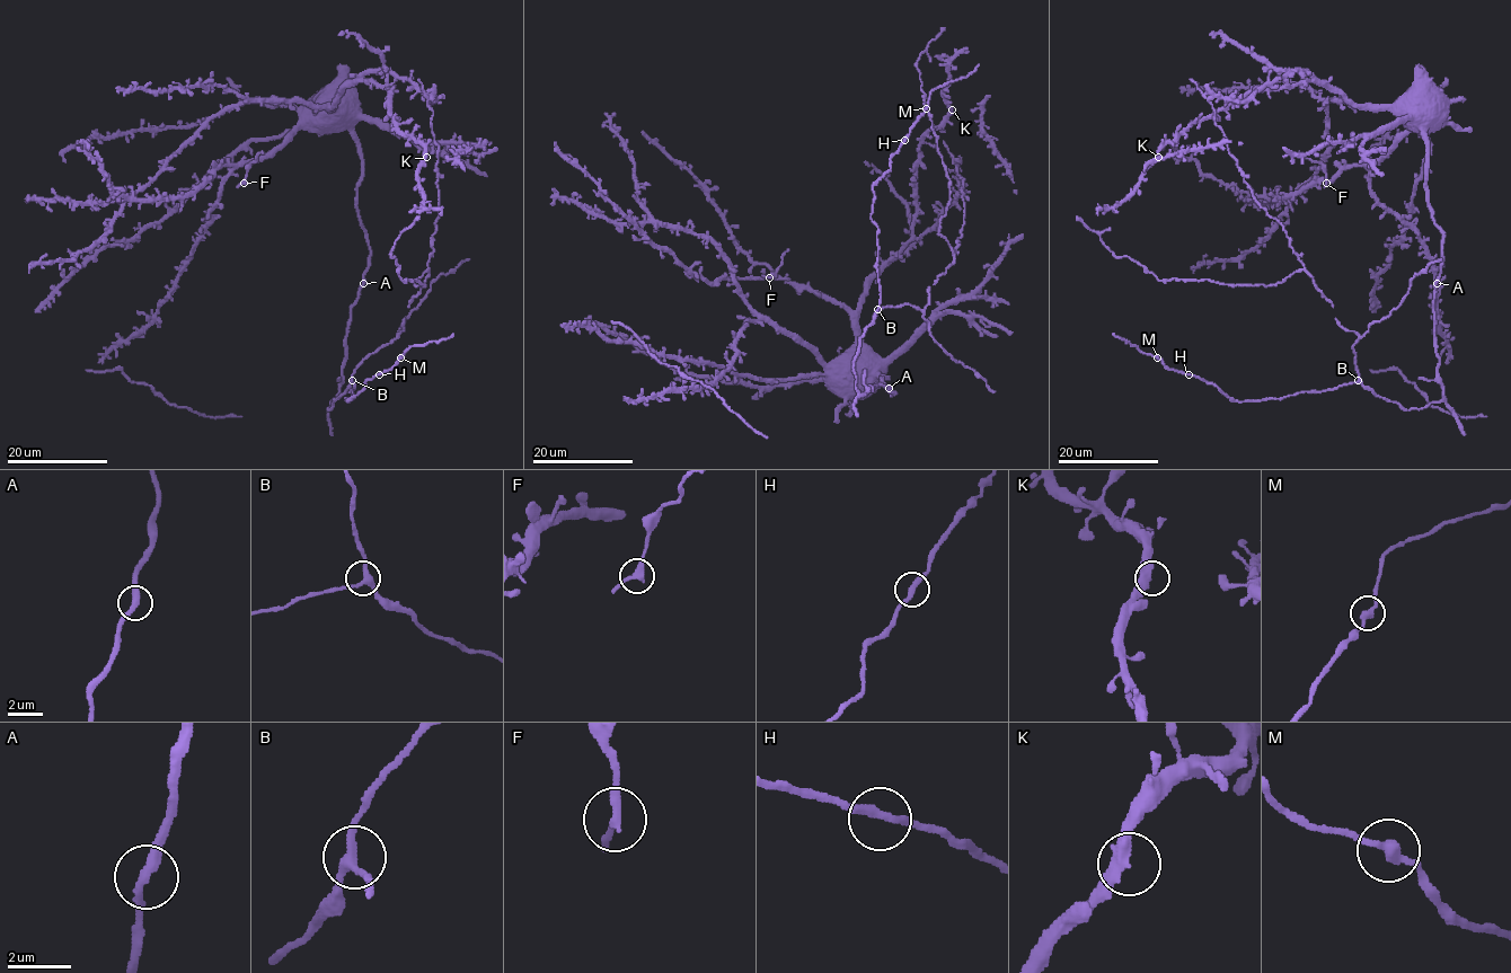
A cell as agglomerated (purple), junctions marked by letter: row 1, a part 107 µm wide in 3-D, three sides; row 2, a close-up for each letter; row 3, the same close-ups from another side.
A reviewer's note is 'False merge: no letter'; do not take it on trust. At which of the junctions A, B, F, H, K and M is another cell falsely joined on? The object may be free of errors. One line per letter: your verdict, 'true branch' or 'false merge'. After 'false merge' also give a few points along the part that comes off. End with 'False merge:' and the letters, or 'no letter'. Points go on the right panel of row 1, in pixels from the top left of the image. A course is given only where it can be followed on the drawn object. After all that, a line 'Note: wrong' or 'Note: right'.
A: true branch
B: true branch
F: true branch
H: true branch
K: true branch
M: true branch
False merge: no letter
Note: right

